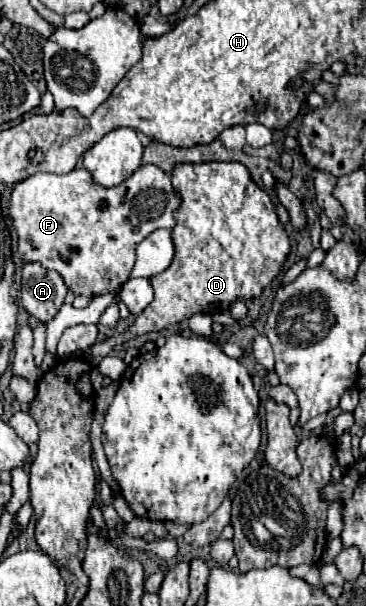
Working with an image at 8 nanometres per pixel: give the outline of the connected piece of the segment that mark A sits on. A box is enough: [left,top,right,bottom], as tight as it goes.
[20,263,68,321]

